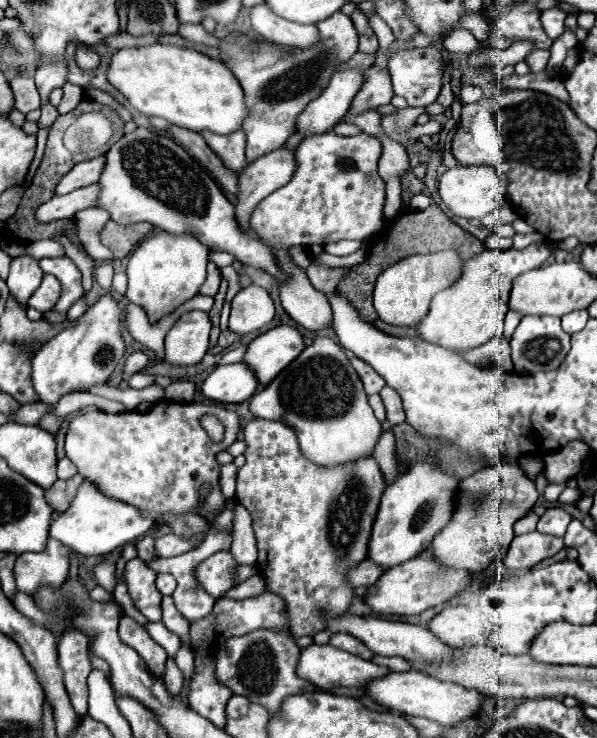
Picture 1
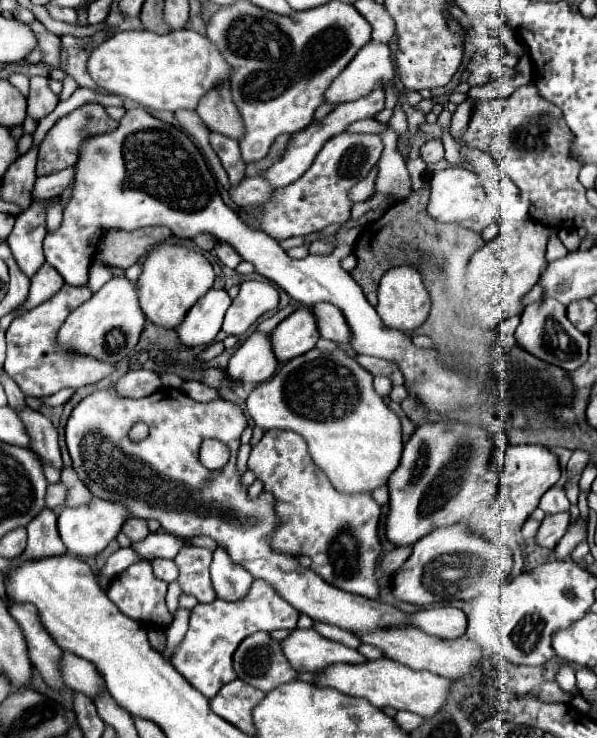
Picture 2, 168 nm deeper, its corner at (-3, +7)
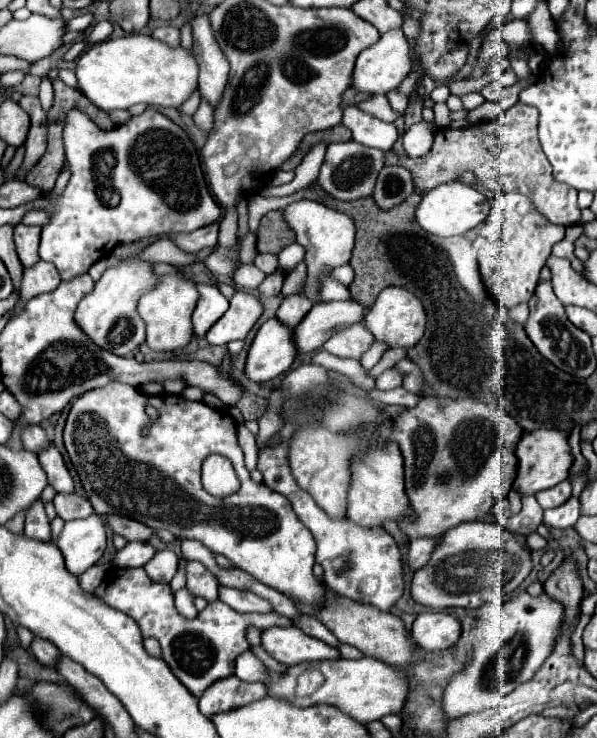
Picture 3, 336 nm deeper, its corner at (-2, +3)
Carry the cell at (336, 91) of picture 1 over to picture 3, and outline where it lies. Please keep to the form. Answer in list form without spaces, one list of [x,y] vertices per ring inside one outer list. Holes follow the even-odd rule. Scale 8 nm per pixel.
[[[392,29],[392,31],[384,33],[376,45],[364,49],[358,55],[354,75],[352,75],[352,87],[362,93],[370,93],[370,95],[388,93],[390,89],[396,89],[404,81],[404,77],[410,73],[410,69],[412,69],[410,43],[404,37],[402,29]]]

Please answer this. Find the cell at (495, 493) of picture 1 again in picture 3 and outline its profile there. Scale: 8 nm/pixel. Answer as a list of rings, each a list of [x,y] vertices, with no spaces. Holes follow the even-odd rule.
[[[536,429],[526,433],[516,449],[518,455],[518,477],[514,487],[522,493],[538,493],[540,489],[550,489],[560,481],[568,479],[570,467],[574,463],[572,449],[568,445],[568,435],[560,429]]]

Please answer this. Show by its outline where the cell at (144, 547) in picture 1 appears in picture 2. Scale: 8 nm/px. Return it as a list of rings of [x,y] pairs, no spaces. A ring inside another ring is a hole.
[[[131,517],[131,521],[127,521],[127,523],[123,525],[123,533],[125,533],[133,543],[139,543],[139,541],[143,541],[143,539],[149,535],[147,521],[137,519],[137,517]]]

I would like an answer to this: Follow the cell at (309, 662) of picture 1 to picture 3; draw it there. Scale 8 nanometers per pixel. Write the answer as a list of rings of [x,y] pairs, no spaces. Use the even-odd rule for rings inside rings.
[[[270,627],[260,633],[262,647],[284,665],[298,665],[304,661],[322,661],[322,659],[338,659],[340,653],[336,647],[330,647],[300,629],[290,627]]]

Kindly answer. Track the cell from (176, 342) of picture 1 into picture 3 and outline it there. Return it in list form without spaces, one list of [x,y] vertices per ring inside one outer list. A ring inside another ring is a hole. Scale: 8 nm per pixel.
[[[198,283],[196,287],[200,293],[200,299],[198,299],[196,311],[192,315],[192,323],[194,323],[194,331],[196,331],[194,335],[204,337],[206,331],[226,313],[228,299],[214,285]]]

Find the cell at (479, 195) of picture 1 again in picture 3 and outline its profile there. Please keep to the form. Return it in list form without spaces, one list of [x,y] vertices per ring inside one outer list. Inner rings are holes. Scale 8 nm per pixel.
[[[454,181],[454,183],[438,185],[436,189],[432,189],[422,197],[416,209],[416,221],[428,233],[434,233],[438,237],[454,237],[454,235],[464,235],[472,227],[480,225],[488,213],[490,213],[490,203],[478,189],[462,181]]]

